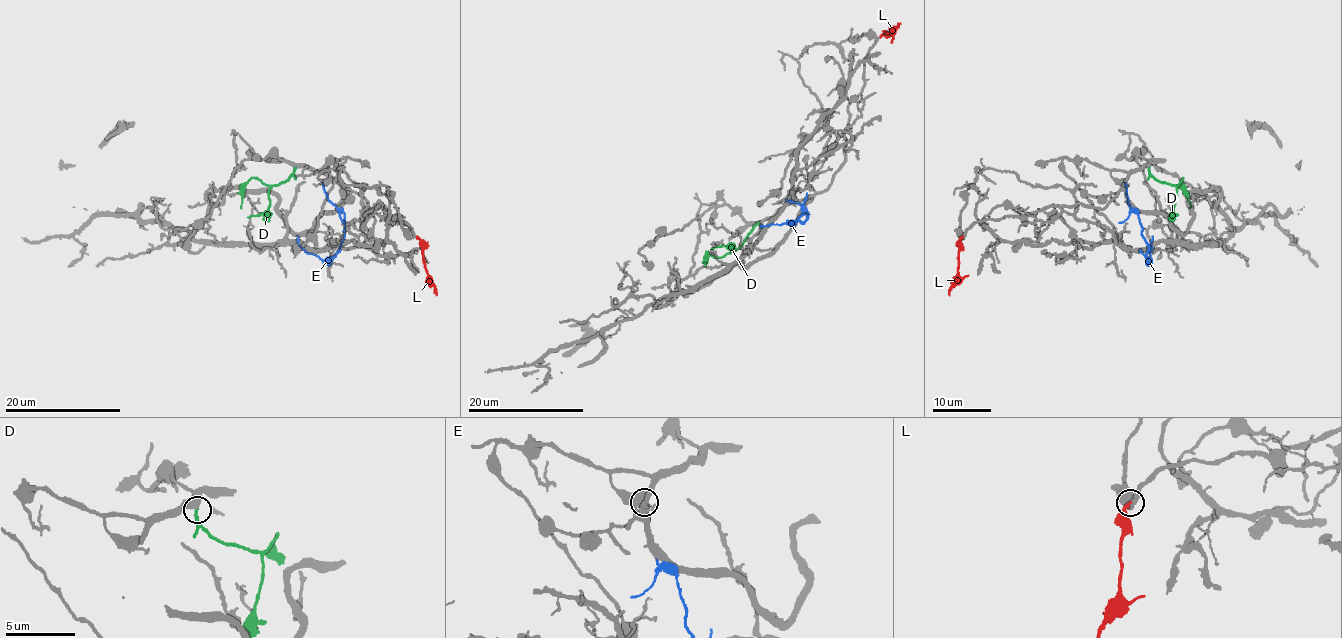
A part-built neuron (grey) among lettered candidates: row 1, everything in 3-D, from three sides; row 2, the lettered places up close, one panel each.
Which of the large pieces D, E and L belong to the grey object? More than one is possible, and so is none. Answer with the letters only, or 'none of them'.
D, L

